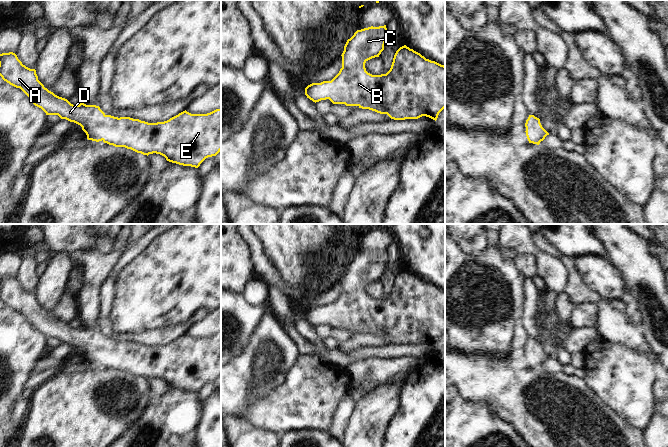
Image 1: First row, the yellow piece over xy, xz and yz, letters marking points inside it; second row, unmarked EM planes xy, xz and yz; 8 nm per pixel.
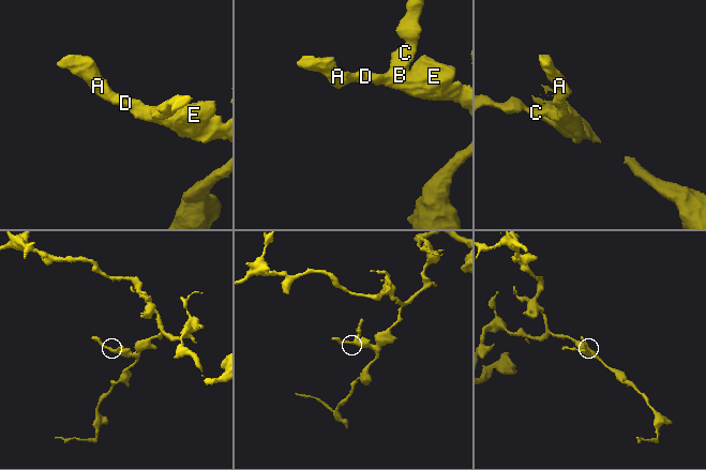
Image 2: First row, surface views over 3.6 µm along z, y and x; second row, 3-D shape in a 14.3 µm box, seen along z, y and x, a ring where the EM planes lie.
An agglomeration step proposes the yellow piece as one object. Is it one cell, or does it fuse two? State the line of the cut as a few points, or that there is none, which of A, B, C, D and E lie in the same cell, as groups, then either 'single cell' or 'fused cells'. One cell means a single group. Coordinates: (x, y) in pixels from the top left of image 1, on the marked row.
cut none; groups A B C D E; single cell

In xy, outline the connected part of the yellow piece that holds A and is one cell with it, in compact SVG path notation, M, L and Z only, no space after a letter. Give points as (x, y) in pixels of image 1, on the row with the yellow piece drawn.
M13 52L0 54L0 76L10 85L20 88L46 115L58 115L61 119L80 125L88 140L103 141L147 156L160 154L169 162L195 168L206 158L216 156L221 151L221 109L207 114L191 114L185 110L167 121L157 123L106 115L99 106L84 103L73 105L67 99L49 91L38 80L36 70L23 65Z

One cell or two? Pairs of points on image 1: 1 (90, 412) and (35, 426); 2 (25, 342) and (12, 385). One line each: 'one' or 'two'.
1: one
2: one

